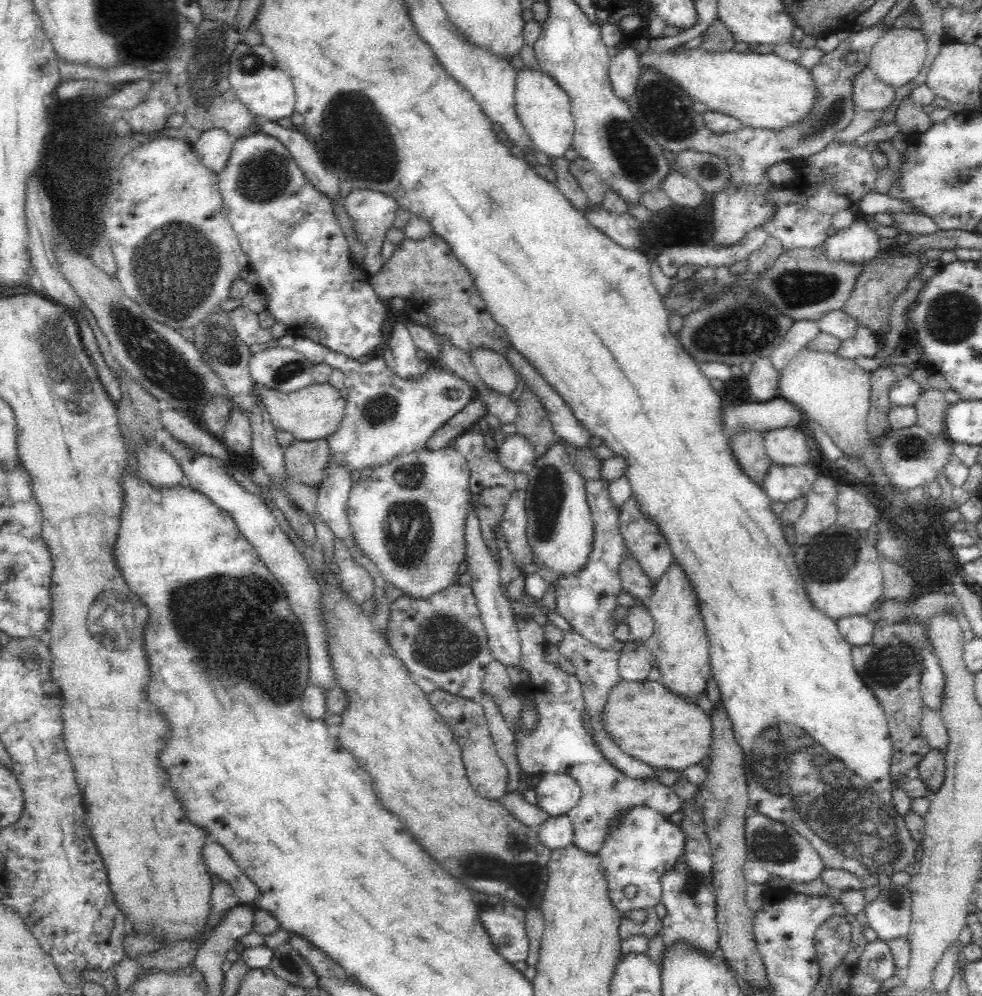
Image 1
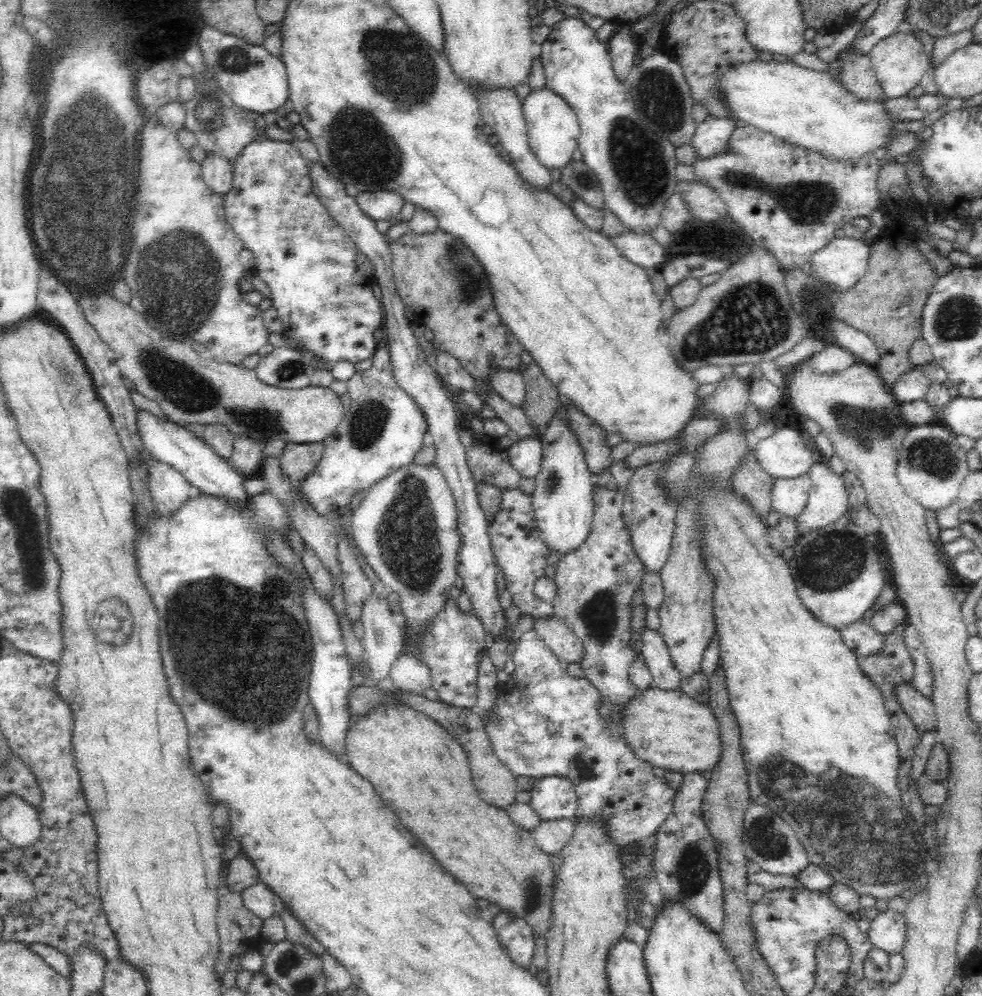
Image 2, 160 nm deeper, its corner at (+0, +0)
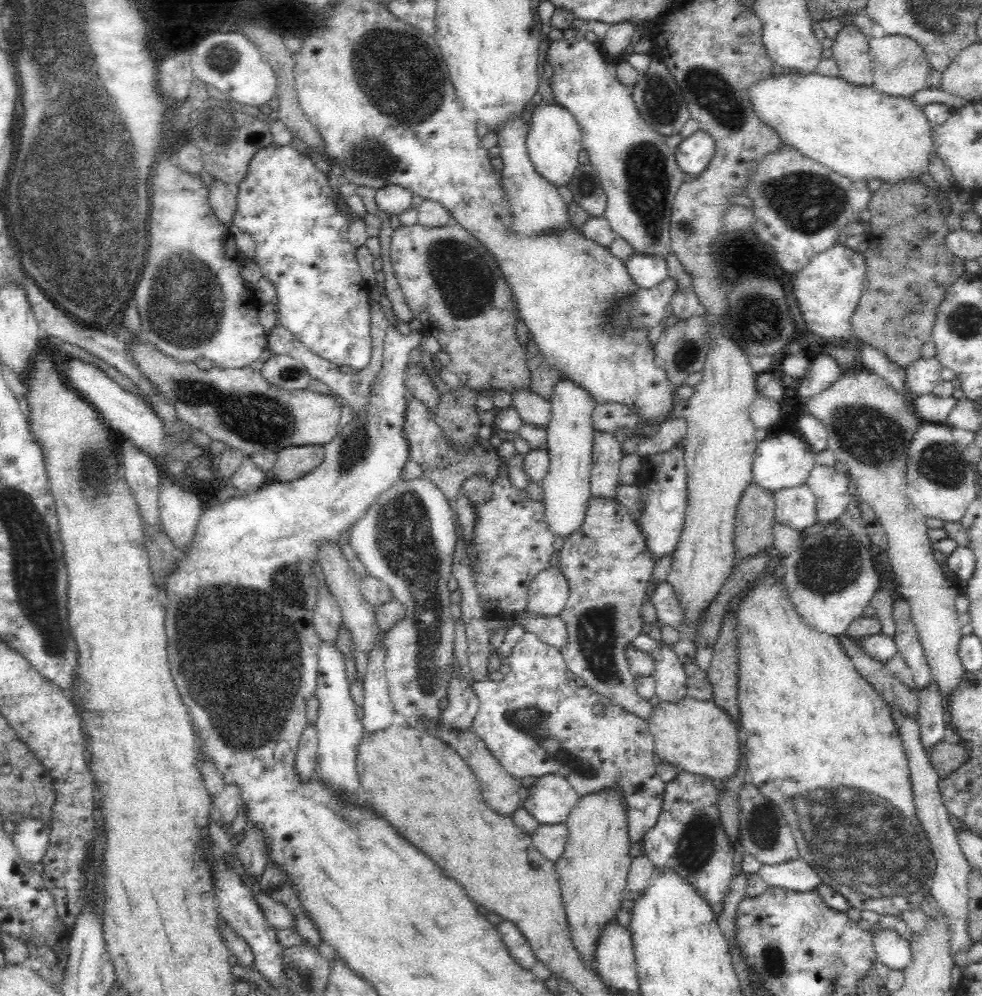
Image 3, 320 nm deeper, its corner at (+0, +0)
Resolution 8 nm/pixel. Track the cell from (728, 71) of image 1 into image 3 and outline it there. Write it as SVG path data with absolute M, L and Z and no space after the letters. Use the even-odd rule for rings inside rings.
M783 72L780 76L771 76L770 78L759 80L749 88L749 98L755 113L768 125L773 128L786 145L799 150L804 156L826 166L829 170L837 172L852 181L871 181L880 180L882 183L904 183L906 181L919 181L919 176L929 173L929 164L931 157L935 152L935 144L932 140L933 126L924 114L923 107L918 106L911 97L890 96L884 92L876 90L871 86L856 85L844 80L842 77L829 77L818 73L794 73Z

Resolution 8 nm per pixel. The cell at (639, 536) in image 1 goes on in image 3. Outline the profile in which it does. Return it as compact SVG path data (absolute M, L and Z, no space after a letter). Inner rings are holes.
M678 445L670 450L648 455L643 458L638 480L644 508L640 512L637 525L646 539L649 551L657 560L672 552L677 545L684 528L686 508L688 508L687 468L685 467L685 449Z

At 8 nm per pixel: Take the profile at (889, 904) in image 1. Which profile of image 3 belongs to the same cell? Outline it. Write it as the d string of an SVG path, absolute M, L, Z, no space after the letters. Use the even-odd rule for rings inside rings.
M881 929L873 934L872 940L877 960L890 970L903 971L911 963L910 943L896 932Z

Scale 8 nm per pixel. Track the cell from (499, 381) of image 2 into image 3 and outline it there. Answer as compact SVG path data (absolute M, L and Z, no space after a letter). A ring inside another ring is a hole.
M514 390L511 394L512 407L524 423L547 430L552 416L551 402L529 390Z

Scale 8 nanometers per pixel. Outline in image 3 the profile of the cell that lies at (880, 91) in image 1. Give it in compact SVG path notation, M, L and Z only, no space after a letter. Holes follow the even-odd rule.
M842 12L836 19L842 19L844 26L832 40L832 57L837 62L839 76L856 85L871 86L873 84L872 61L869 55L869 38L853 23L852 12Z

